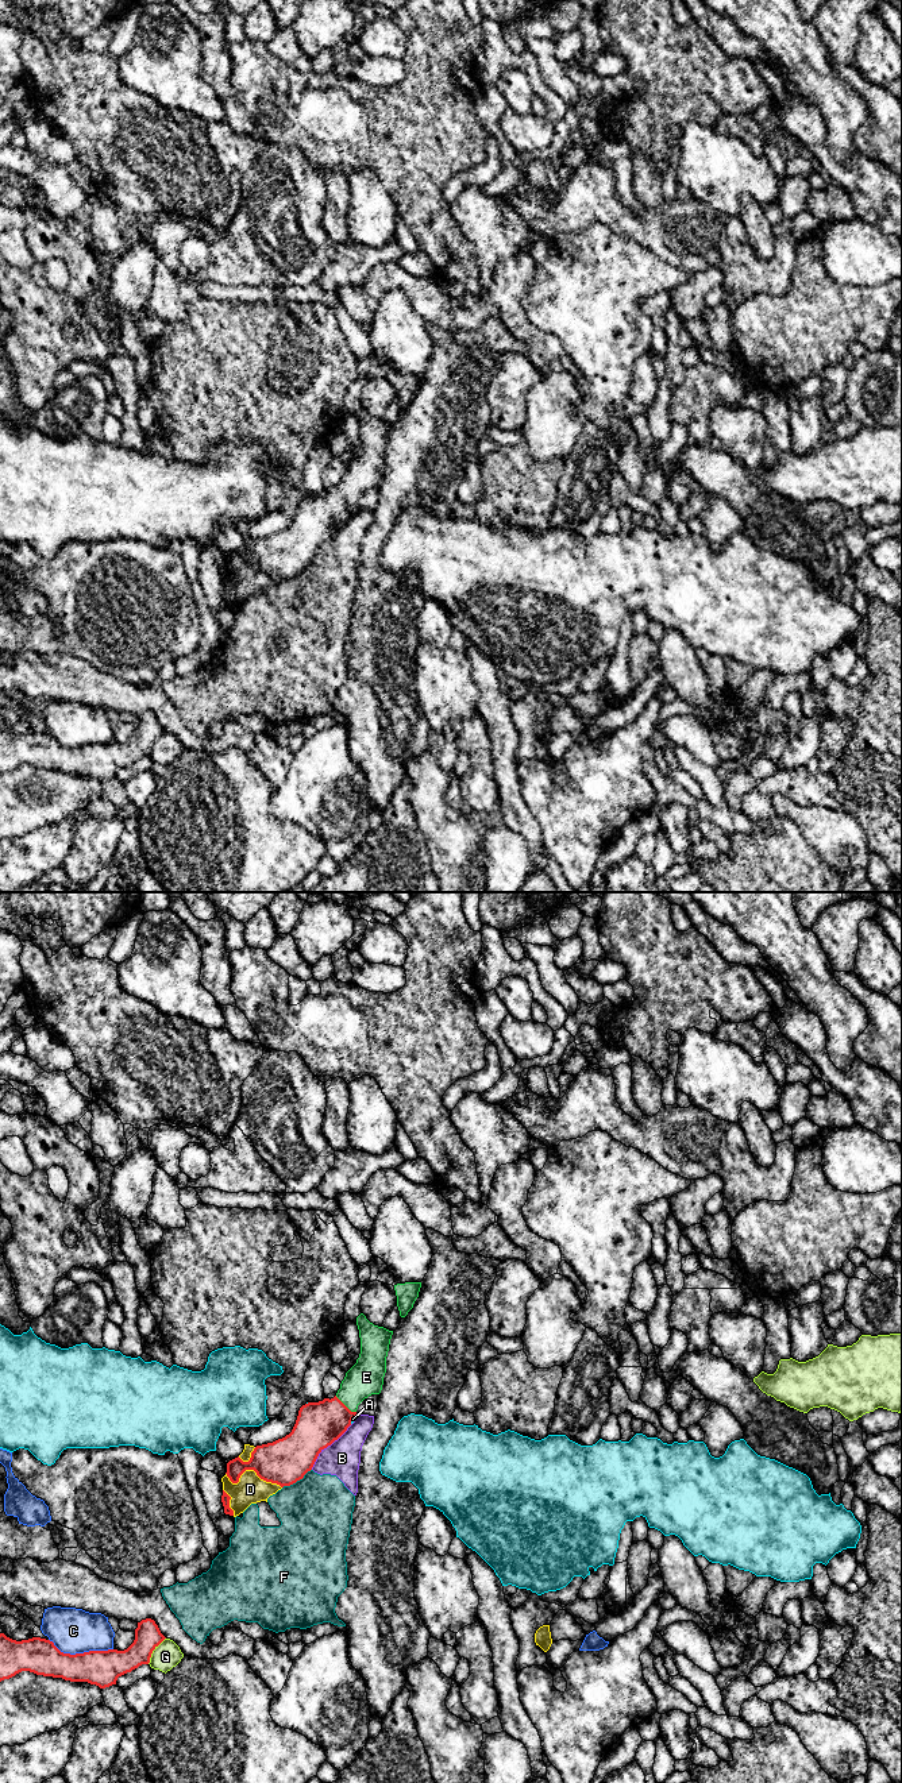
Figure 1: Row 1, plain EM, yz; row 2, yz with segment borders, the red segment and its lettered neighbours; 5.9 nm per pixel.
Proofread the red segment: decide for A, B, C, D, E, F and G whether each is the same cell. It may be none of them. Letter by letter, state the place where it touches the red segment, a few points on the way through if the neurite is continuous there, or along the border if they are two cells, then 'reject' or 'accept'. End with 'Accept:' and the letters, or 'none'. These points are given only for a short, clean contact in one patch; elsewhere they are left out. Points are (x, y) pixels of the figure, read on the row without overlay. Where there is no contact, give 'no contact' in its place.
A: contact yz (351, 513); reject
B: contact yz (327, 539); border yz (351, 517), (319, 547), (311, 562); reject
C: contact yz (81, 747); reject
D: contact yz (251, 562); reject
E: contact yz (345, 498); way yz (319, 517), (332, 510), (345, 498), (353, 483), (366, 470); accept
F: contact yz (296, 574); reject
G: contact yz (153, 743); reject
Accept: E

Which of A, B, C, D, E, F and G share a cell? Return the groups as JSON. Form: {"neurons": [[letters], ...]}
{"neurons": [["A"], ["B", "F"], ["C"], ["D"], ["E"], ["G"]]}

